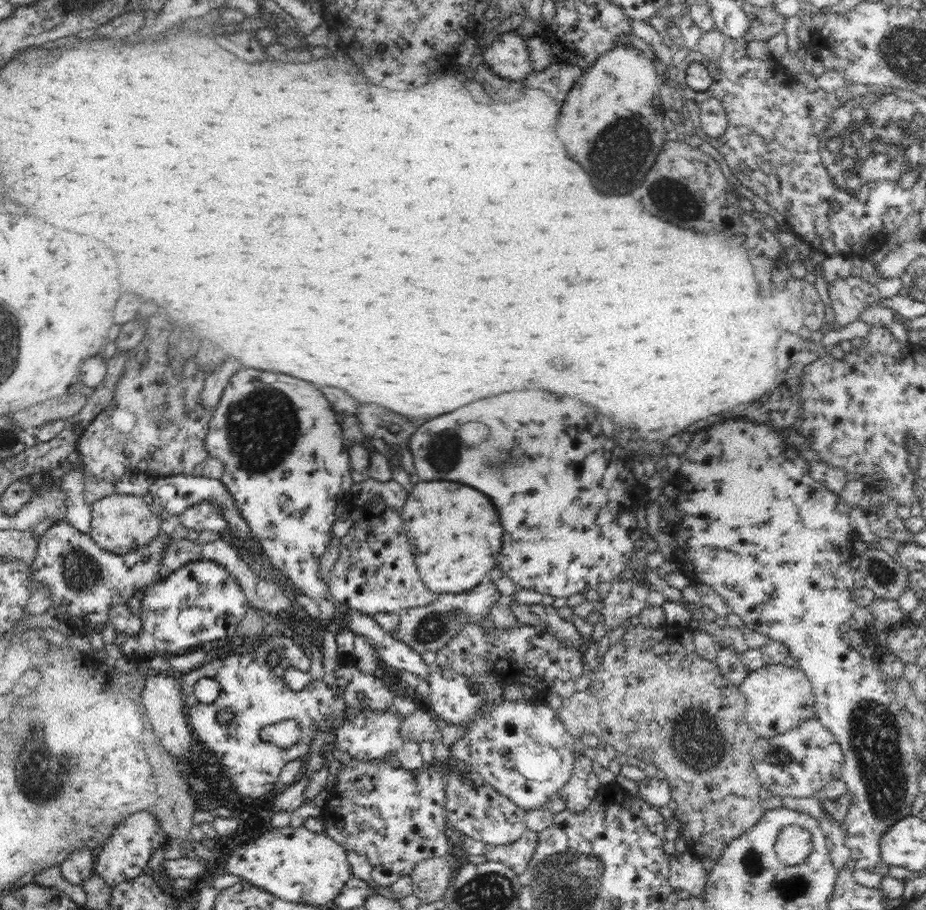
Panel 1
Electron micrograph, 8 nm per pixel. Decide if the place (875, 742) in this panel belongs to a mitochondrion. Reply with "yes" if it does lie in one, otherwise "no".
yes

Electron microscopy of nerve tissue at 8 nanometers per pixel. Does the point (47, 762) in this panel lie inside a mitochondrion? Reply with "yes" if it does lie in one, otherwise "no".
yes

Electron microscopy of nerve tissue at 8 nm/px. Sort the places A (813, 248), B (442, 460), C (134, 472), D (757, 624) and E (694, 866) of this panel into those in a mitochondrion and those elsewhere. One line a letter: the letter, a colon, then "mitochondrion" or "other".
A: other
B: mitochondrion
C: other
D: other
E: other

